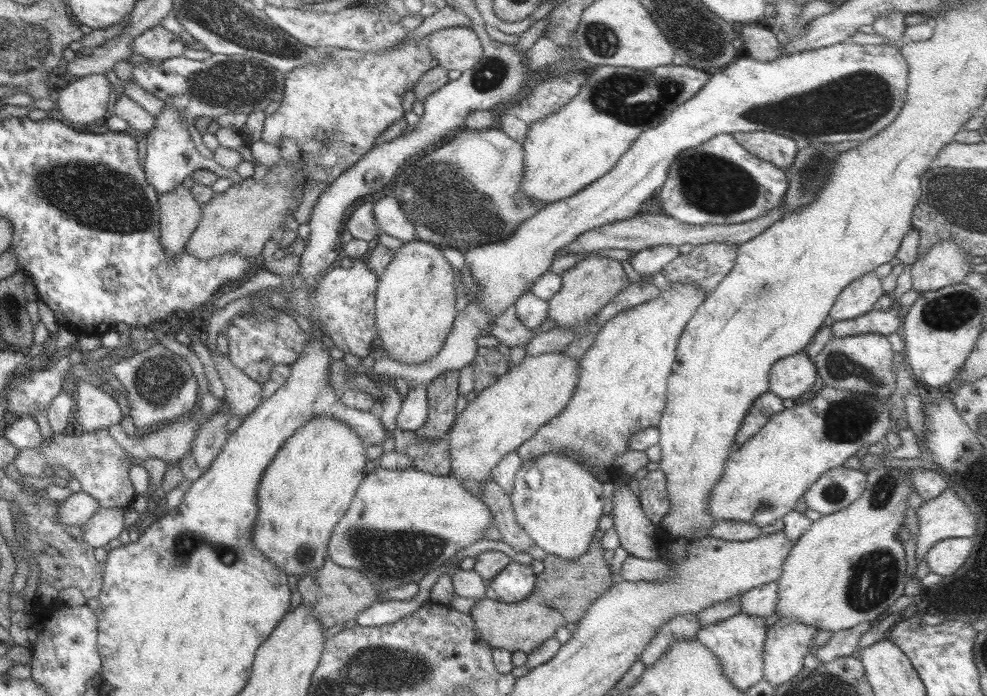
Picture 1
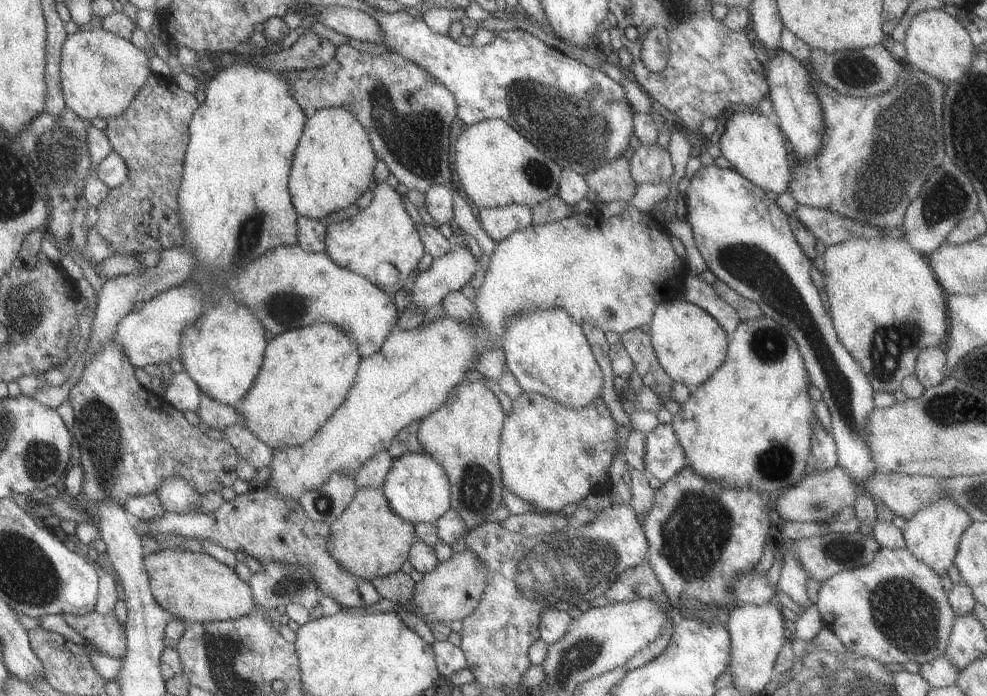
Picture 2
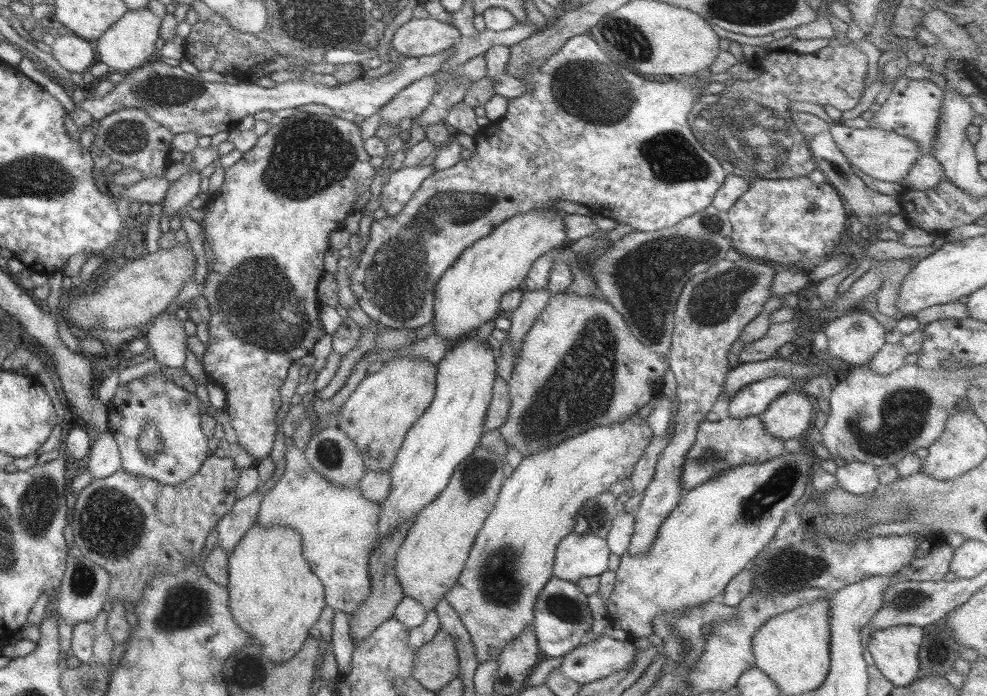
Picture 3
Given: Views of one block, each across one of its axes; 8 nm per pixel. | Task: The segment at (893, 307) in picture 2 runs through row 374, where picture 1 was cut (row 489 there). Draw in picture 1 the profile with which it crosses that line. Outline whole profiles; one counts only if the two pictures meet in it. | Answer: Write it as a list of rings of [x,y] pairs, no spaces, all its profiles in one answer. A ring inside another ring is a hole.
[[[882,465],[875,466],[866,473],[865,489],[859,499],[837,512],[820,516],[818,520],[810,522],[807,531],[799,536],[789,550],[776,580],[777,598],[774,612],[779,619],[788,618],[833,634],[839,630],[851,629],[862,622],[875,623],[903,594],[907,575],[903,543],[897,533],[903,530],[905,510],[908,508],[911,471],[912,469],[901,467],[893,469]]]

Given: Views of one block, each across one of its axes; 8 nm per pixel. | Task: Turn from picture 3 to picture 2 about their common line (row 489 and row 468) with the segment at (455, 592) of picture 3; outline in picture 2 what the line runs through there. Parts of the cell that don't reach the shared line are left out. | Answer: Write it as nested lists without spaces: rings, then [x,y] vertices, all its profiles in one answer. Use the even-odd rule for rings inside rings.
[[[523,391],[512,402],[511,414],[505,416],[499,438],[498,460],[502,486],[533,505],[537,511],[547,510],[549,513],[556,513],[567,504],[577,504],[588,494],[612,494],[608,470],[613,456],[619,450],[615,430],[616,423],[600,396],[585,407],[571,409],[545,396]]]

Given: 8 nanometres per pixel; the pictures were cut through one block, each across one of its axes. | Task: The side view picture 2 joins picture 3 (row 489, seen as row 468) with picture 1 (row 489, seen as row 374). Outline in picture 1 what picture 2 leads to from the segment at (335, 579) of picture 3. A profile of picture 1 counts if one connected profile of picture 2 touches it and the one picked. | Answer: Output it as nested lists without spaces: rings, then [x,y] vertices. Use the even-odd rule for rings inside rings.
[[[375,466],[363,476],[349,507],[335,524],[326,556],[336,566],[359,571],[371,586],[386,591],[411,582],[419,584],[427,572],[443,565],[460,549],[481,540],[492,524],[493,518],[483,502],[471,496],[461,482],[449,474],[433,476],[413,466],[403,470]]]

